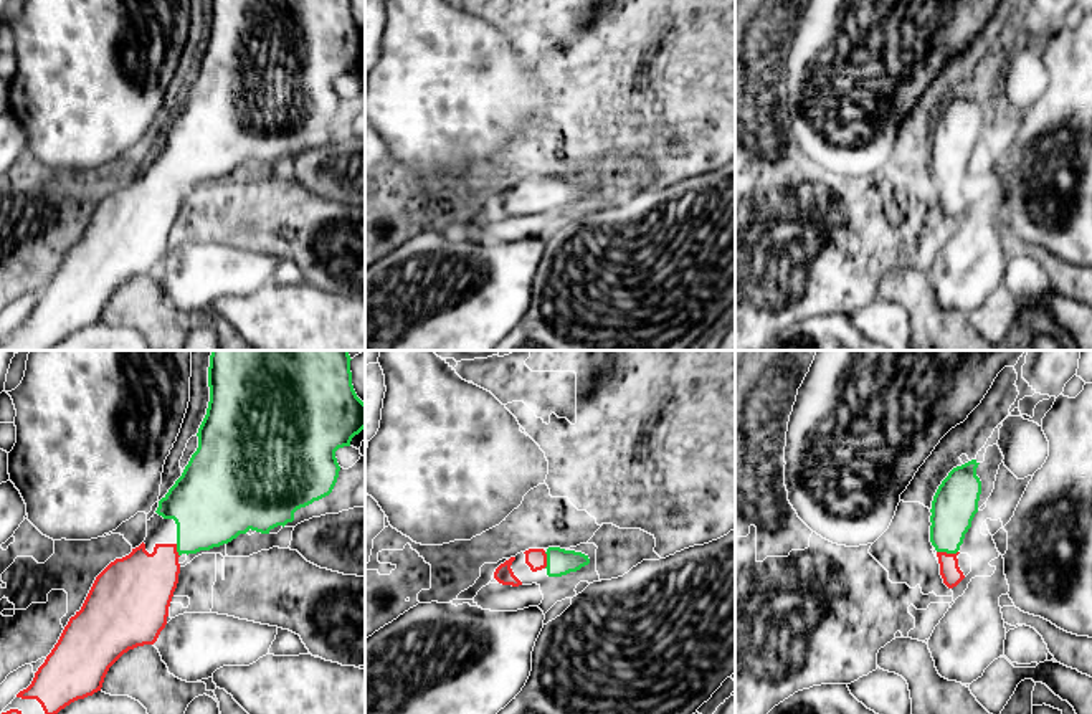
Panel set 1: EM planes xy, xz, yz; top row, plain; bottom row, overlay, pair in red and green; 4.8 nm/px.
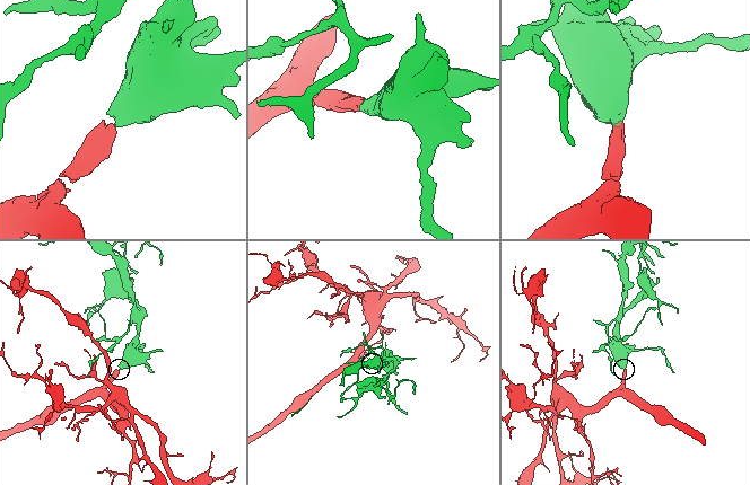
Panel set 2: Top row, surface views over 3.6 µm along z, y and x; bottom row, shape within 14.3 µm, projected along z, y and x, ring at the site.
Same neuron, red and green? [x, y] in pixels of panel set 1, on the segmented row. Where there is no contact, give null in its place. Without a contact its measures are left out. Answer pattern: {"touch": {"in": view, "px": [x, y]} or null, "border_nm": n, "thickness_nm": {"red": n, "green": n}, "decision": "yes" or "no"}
{"touch": {"in": "yz", "px": [945, 552]}, "border_nm": 100, "thickness_nm": {"red": 100, "green": 220}, "decision": "yes"}

